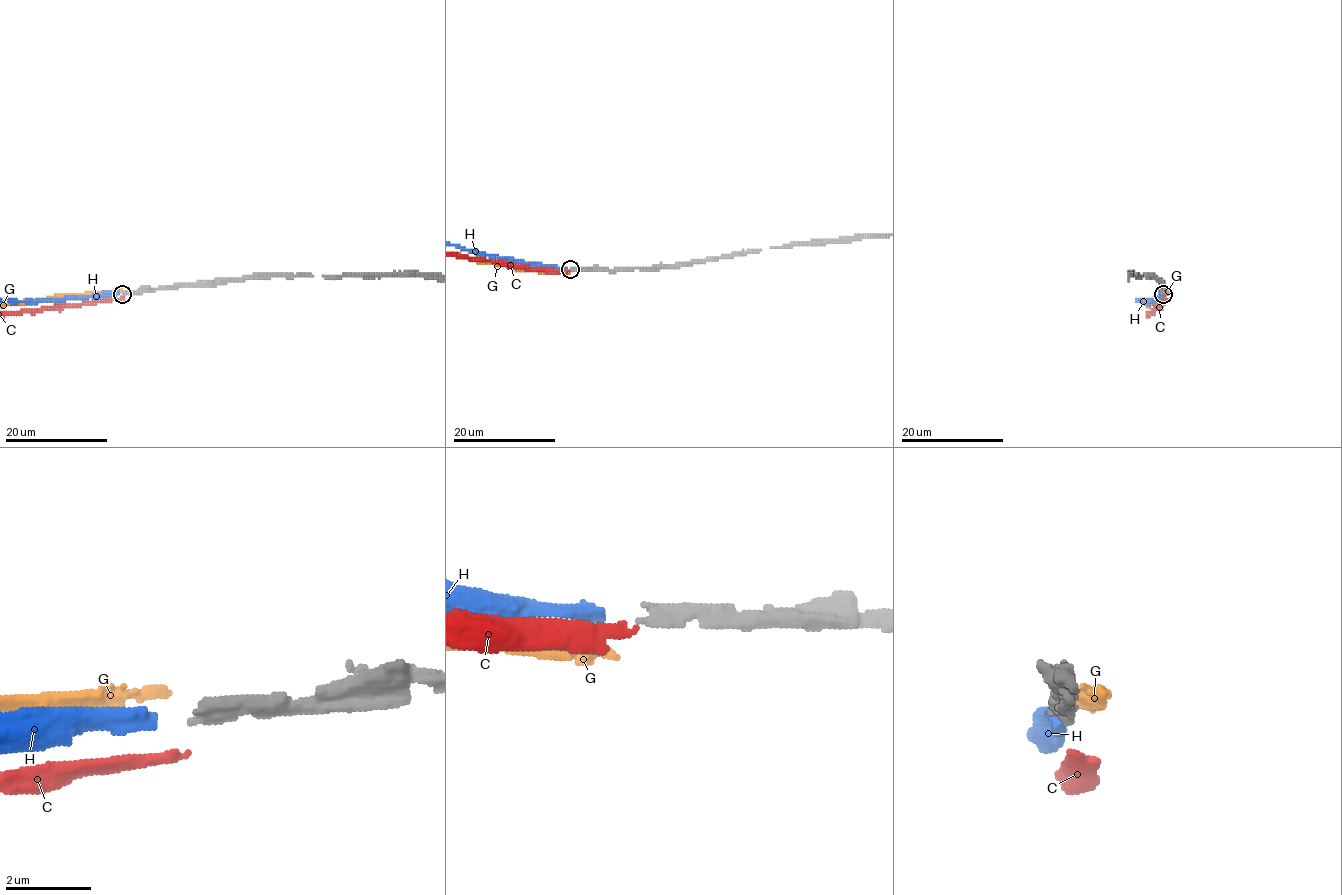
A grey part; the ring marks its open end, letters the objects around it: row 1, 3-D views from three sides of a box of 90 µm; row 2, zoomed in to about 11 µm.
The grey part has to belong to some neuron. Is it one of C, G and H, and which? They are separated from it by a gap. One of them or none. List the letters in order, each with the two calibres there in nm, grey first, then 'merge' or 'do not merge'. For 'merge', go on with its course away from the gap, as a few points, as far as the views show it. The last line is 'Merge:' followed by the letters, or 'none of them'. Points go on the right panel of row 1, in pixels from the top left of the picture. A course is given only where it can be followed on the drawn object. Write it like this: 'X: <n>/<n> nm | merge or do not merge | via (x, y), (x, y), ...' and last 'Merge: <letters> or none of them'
C: 280/240 nm | do not merge
G: 280/220 nm | do not merge
H: 280/380 nm | merge
Merge: H

